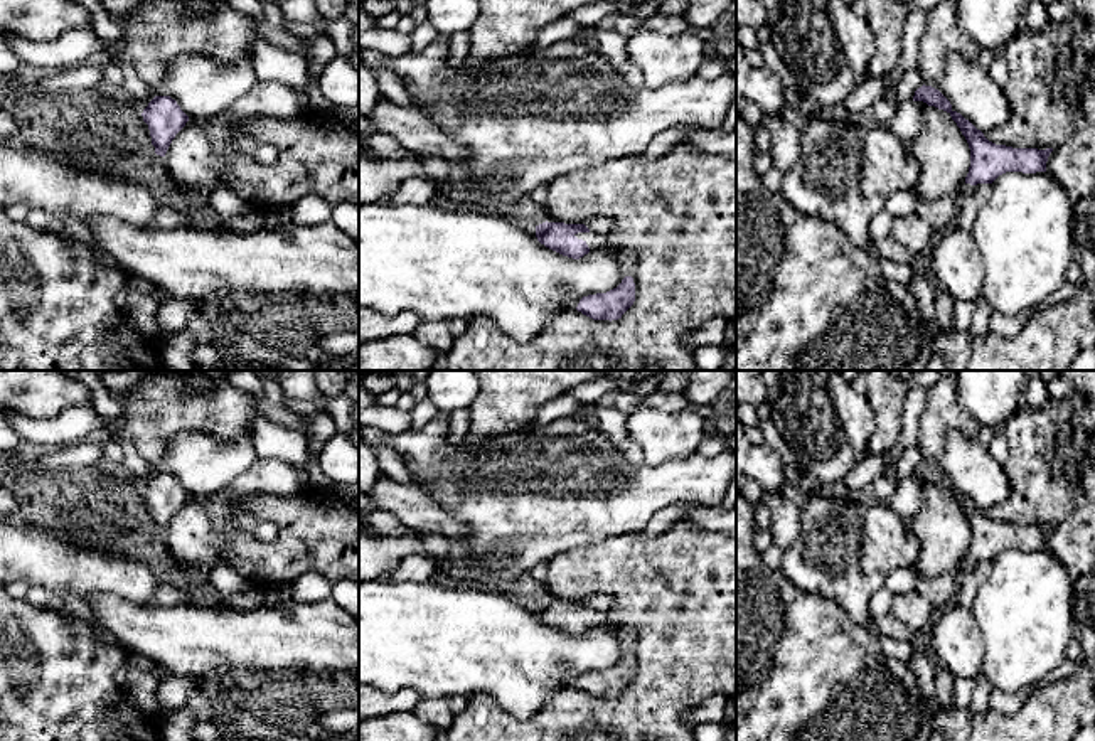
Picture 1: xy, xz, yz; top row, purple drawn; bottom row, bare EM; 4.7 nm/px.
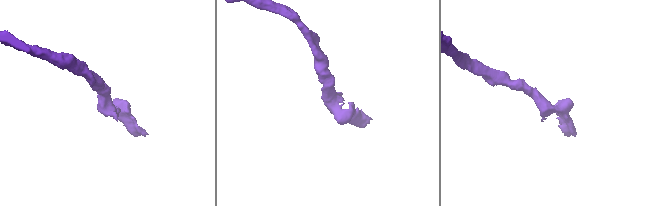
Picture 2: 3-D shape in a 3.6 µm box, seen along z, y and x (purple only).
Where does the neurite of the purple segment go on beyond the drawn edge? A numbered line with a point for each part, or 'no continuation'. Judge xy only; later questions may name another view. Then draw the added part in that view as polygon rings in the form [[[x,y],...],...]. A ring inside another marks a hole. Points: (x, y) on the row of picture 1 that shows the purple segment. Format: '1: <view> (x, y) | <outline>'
no continuation

